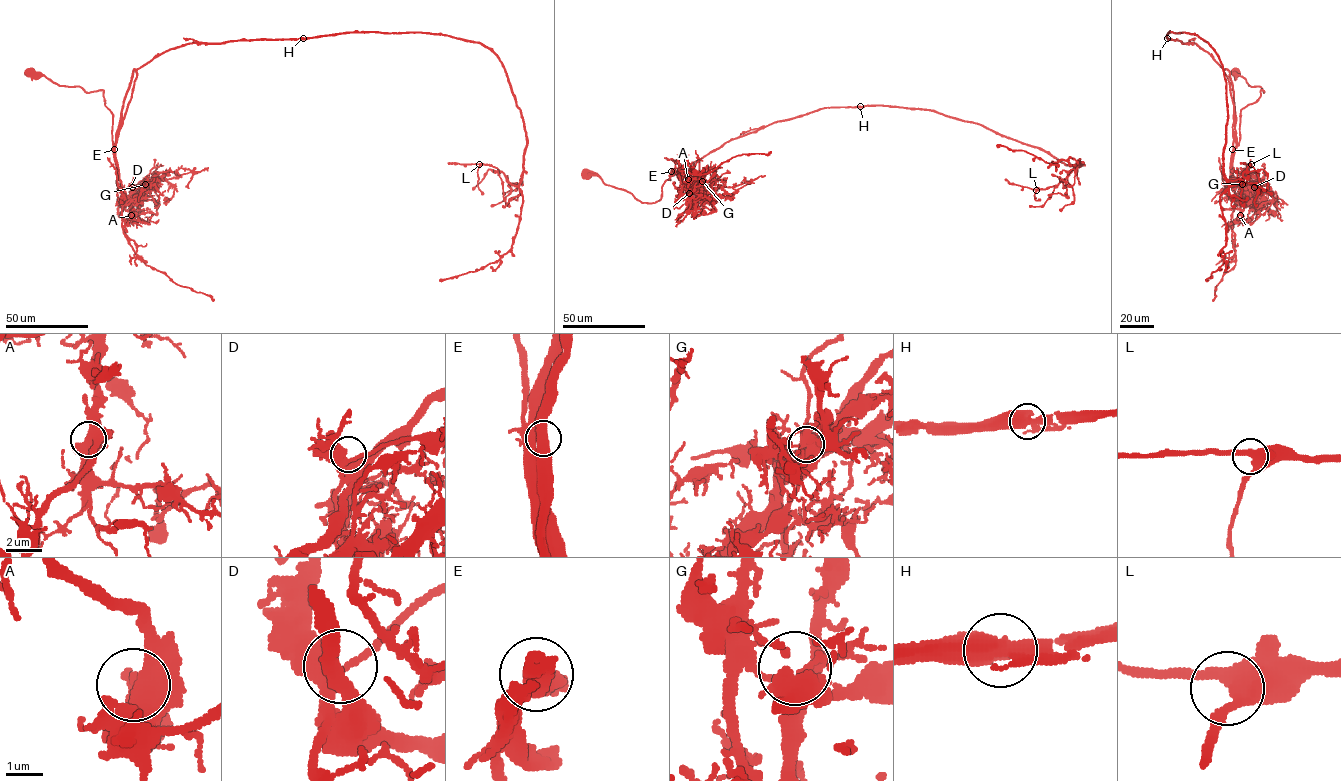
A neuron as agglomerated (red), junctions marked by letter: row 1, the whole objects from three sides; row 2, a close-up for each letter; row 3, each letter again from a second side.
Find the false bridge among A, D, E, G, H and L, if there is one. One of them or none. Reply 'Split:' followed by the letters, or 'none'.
Split: none

